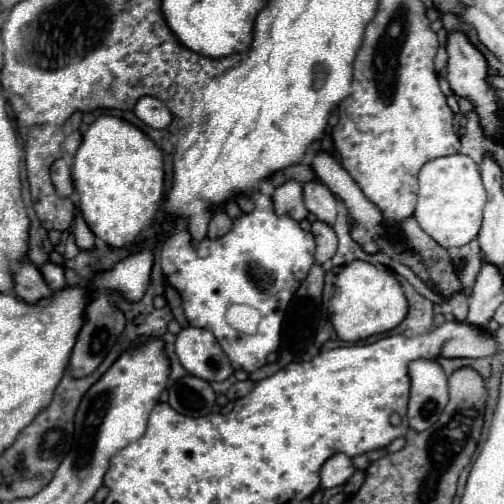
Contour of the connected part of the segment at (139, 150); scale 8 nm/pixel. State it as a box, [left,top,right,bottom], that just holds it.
[73,114,164,248]

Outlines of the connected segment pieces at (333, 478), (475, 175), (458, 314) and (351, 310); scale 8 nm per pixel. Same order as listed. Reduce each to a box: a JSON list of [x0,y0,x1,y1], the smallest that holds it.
[[321,454,355,488],[415,154,485,248],[449,292,469,322],[331,260,407,342]]

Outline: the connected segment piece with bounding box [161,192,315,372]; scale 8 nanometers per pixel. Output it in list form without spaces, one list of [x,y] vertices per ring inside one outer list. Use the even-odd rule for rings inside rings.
[[[255,192],[251,198],[255,202],[255,210],[251,214],[241,214],[229,234],[217,240],[205,238],[195,248],[189,240],[191,236],[187,232],[187,222],[177,220],[175,232],[161,248],[163,274],[167,282],[181,294],[189,324],[211,330],[233,362],[233,368],[247,372],[265,366],[267,356],[279,346],[279,332],[287,304],[299,288],[299,284],[287,282],[303,282],[309,268],[315,264],[313,236],[309,232],[303,234],[297,220],[289,216],[275,216],[269,196]],[[227,304],[249,304],[257,308],[261,314],[257,334],[247,336],[233,330],[225,320],[225,312],[229,308]]]

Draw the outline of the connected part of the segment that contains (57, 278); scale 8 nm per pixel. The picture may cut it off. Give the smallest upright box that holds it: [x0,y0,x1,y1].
[41,262,65,292]

